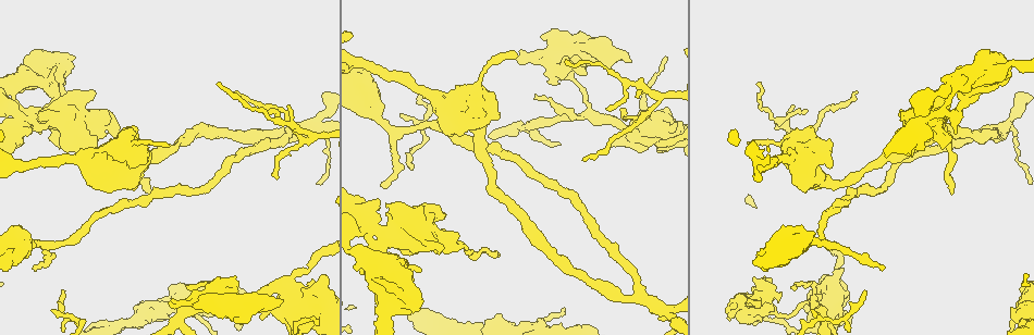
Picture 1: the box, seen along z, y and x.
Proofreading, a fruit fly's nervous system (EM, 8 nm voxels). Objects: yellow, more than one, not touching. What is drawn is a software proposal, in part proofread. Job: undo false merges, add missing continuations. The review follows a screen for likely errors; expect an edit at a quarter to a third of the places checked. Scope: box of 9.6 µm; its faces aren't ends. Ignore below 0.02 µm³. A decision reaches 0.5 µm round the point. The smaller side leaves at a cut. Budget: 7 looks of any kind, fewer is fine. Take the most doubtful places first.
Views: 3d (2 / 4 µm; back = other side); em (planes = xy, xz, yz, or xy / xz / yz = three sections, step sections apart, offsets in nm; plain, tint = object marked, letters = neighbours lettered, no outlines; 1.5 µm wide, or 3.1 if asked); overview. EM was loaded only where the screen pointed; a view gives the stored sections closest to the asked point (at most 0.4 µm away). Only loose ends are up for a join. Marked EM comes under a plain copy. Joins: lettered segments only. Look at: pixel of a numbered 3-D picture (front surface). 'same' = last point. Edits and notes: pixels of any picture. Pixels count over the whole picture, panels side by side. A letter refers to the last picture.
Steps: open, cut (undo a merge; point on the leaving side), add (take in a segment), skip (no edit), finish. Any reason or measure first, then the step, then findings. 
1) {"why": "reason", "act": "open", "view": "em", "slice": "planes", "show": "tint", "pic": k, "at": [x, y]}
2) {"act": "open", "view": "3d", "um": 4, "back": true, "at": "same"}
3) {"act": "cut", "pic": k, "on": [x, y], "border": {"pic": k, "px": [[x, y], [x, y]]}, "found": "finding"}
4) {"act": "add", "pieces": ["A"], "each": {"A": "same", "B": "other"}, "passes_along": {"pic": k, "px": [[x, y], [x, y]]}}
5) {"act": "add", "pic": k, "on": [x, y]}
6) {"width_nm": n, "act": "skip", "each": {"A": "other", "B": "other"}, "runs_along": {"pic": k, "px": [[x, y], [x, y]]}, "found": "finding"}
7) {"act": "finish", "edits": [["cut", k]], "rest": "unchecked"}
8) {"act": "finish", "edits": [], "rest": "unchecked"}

{"why": "calibre changes", "act": "open", "view": "3d", "um": 4, "pic": 1, "at": [403, 269]}

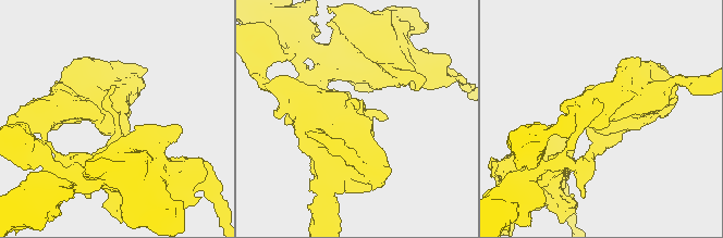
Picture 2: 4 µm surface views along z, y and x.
{"act": "open", "view": "em", "slice": "xy", "step": 4, "show": "letters", "pic": 2, "at": [599, 132]}

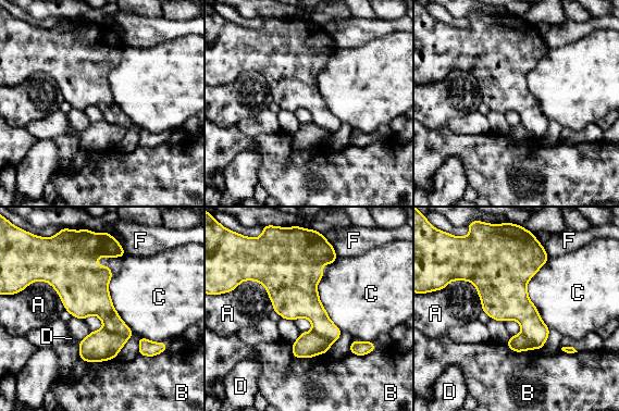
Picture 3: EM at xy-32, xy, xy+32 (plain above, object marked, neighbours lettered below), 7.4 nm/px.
{"width_nm": 340, "act": "cut", "pic": 3, "on": [101, 345], "each": {"A": "other", "B": "other", "C": "other", "D": "other", "F": "other"}, "border": {"pic": 3, "px": [[103, 327], [127, 338]]}, "found": "two neurons meet here"}

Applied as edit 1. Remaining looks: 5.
{"act": "open", "view": "overview"}

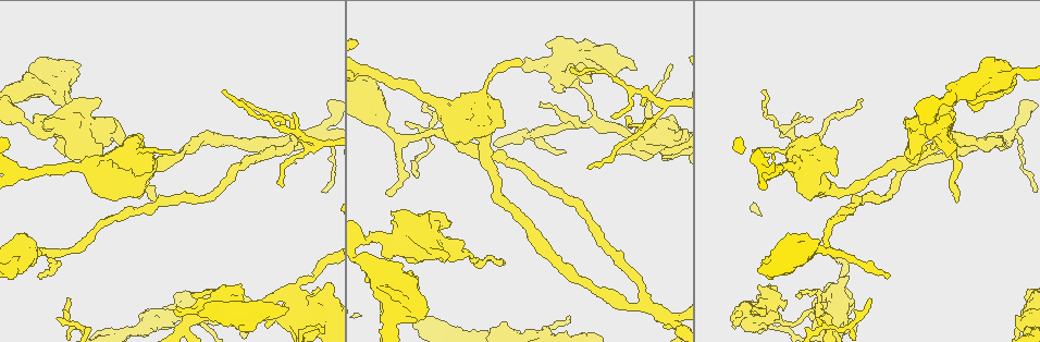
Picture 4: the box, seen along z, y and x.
{"why": "abrupt turn", "act": "open", "view": "3d", "um": 4, "pic": 4, "at": [646, 303]}

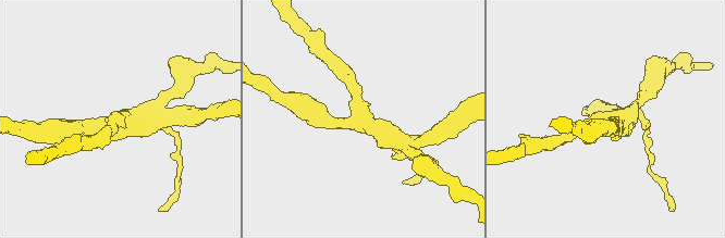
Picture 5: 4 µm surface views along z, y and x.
{"arms": 3, "arm_widths_nm": [220, 280, 280], "why": "now the EM", "act": "open", "view": "em", "slice": "planes", "show": "letters", "pic": 5, "at": [118, 116]}

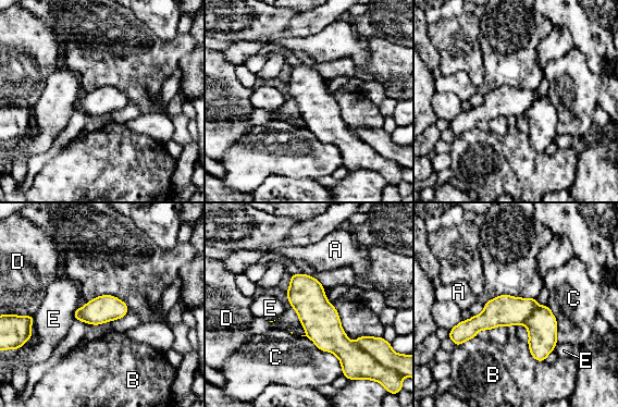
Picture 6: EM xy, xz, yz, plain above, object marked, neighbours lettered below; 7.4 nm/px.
{"longest_contact_nm": ["C", 420], "act": "cut", "pic": 6, "on": [506, 310], "each": {"A": "other", "B": "other", "C": "other", "D": "other", "E": "other"}, "part_leaving": {"pic": 6, "px": [[295, 276], [346, 360]]}, "found": "a second neuron is stuck on"}

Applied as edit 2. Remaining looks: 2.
{"why": "see it whole again", "act": "open", "view": "overview"}

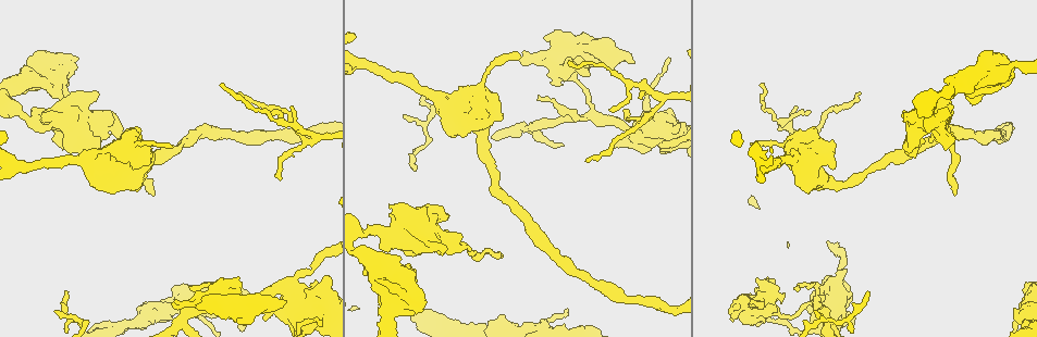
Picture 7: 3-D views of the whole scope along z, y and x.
{"why": "an open end", "act": "open", "view": "em", "slice": "planes", "show": "letters", "pic": 7, "at": [631, 62]}

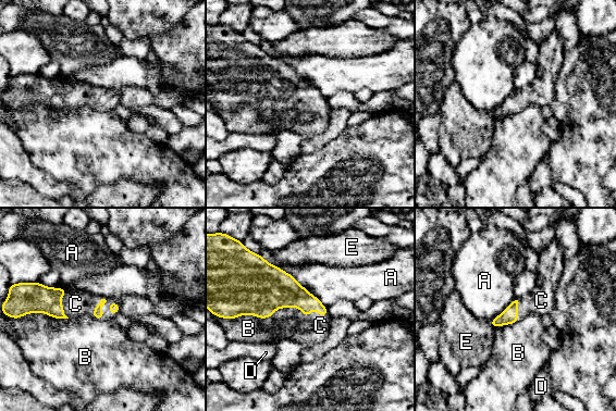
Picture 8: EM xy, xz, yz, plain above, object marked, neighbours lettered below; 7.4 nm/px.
{"act": "add", "pic": 8, "on": [320, 325], "each": {"A": "other", "B": "other", "C": "same", "D": "other", "E": "other"}, "passes_along": {"pic": 8, "px": [[268, 288], [296, 307], [320, 325]]}, "found": "the neuron continues"}

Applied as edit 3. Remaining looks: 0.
{"act": "finish", "edits": [["cut", 3], ["cut", 6], ["add", 8]], "rest": "unchecked"}

